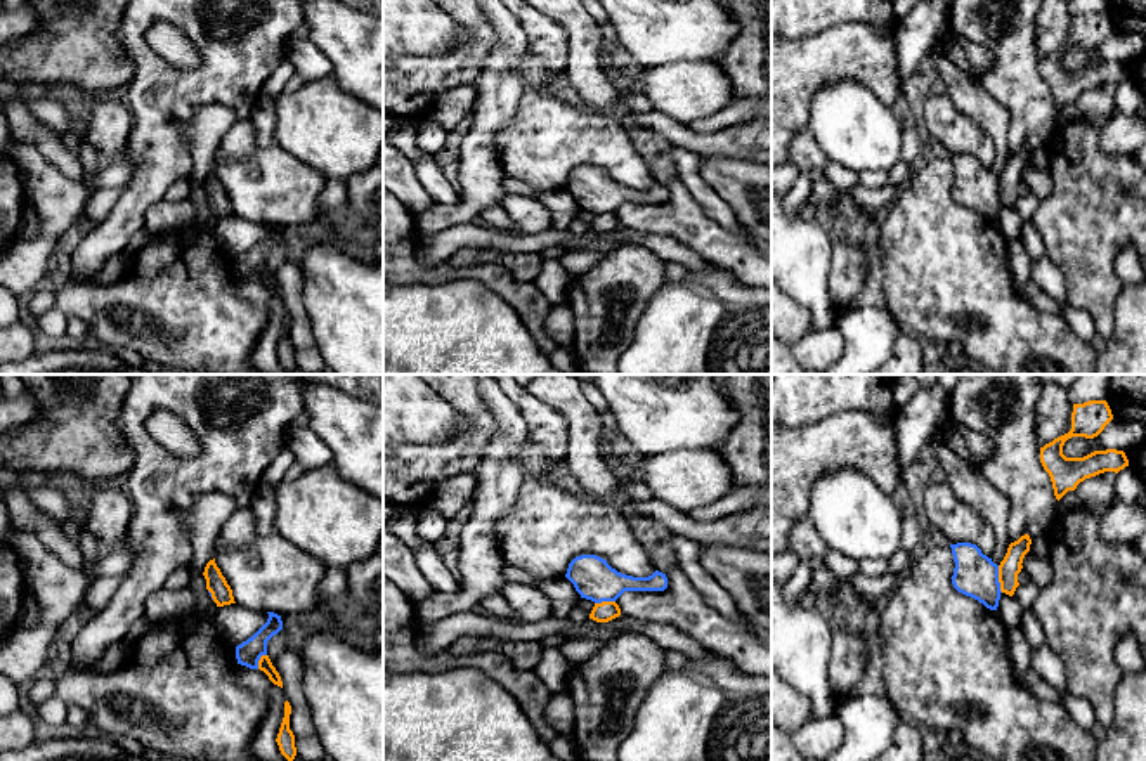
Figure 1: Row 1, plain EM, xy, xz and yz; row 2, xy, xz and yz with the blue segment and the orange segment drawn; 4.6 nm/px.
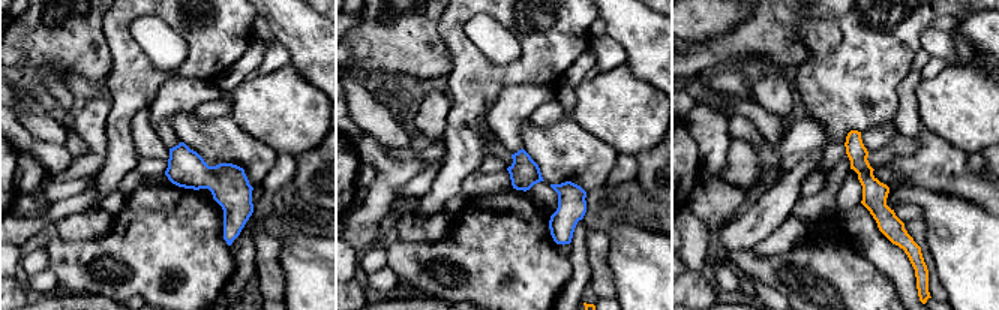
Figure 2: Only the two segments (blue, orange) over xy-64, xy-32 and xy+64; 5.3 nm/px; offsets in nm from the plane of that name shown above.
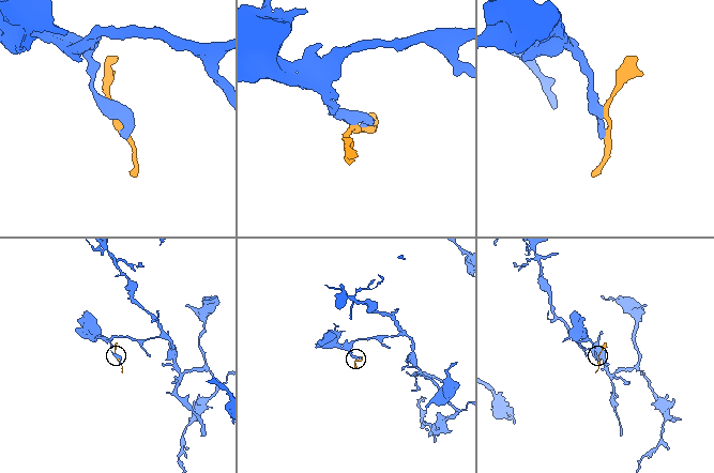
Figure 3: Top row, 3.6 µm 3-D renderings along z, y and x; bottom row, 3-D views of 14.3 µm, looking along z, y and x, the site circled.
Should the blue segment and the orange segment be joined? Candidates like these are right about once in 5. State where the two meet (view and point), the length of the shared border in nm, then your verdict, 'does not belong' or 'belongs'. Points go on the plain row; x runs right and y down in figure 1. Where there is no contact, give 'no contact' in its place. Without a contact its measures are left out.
meets blue in yz at (997, 191); contact 130 nm long; does not belong

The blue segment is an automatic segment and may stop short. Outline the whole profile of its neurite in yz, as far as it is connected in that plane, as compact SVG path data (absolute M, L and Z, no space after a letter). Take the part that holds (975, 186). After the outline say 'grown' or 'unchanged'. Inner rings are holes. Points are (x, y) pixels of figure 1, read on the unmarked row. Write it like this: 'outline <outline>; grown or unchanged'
outline M950 156L955 180L954 199L990 222L997 222L1000 211L999 177L992 173L976 156Z; unchanged

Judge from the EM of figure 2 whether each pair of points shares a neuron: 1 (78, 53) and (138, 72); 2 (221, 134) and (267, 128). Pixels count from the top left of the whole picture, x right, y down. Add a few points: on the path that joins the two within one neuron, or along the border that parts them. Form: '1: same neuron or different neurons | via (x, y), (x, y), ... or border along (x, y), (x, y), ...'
1: different neurons | border along (104, 29), (111, 69), (102, 81)
2: different neurons | border along (228, 116), (248, 134), (264, 141), (272, 149)

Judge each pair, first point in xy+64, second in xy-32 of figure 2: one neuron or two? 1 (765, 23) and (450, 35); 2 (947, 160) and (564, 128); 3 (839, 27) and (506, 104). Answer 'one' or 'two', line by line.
1: two
2: one
3: two

